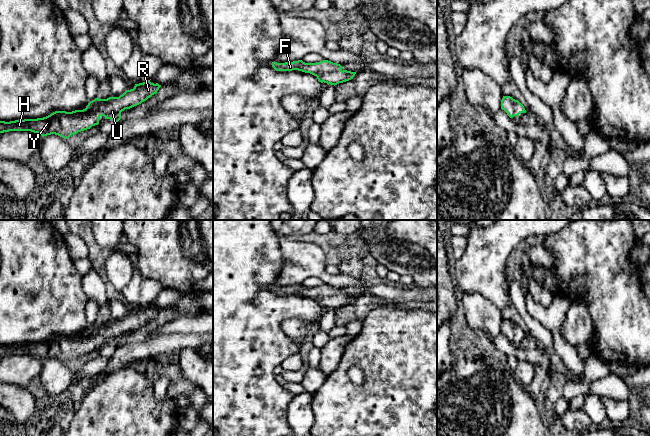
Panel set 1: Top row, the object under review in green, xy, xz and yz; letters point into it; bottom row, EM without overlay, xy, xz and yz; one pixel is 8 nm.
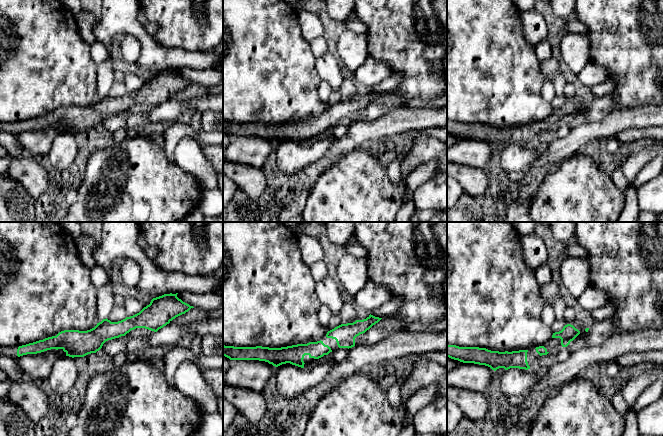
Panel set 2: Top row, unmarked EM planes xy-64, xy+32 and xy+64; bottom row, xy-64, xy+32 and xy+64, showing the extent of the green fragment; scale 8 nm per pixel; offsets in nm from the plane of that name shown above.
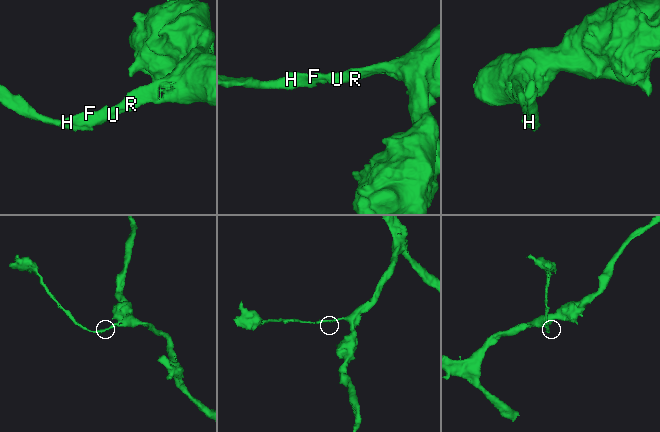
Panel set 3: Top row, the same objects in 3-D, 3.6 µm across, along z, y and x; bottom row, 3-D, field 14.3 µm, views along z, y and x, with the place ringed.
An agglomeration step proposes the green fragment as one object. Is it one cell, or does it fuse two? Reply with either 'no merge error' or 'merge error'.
no merge error

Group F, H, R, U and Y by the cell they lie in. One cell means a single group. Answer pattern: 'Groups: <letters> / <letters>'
Groups: F H R U Y

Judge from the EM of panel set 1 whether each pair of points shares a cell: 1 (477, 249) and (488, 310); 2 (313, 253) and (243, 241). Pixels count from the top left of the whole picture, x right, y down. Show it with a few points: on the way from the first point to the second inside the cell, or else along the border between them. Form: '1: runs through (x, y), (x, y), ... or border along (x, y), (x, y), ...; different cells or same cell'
1: border along (464, 292), (480, 292), (500, 309); different cells
2: border along (277, 235), (282, 259), (282, 269), (280, 271); different cells

